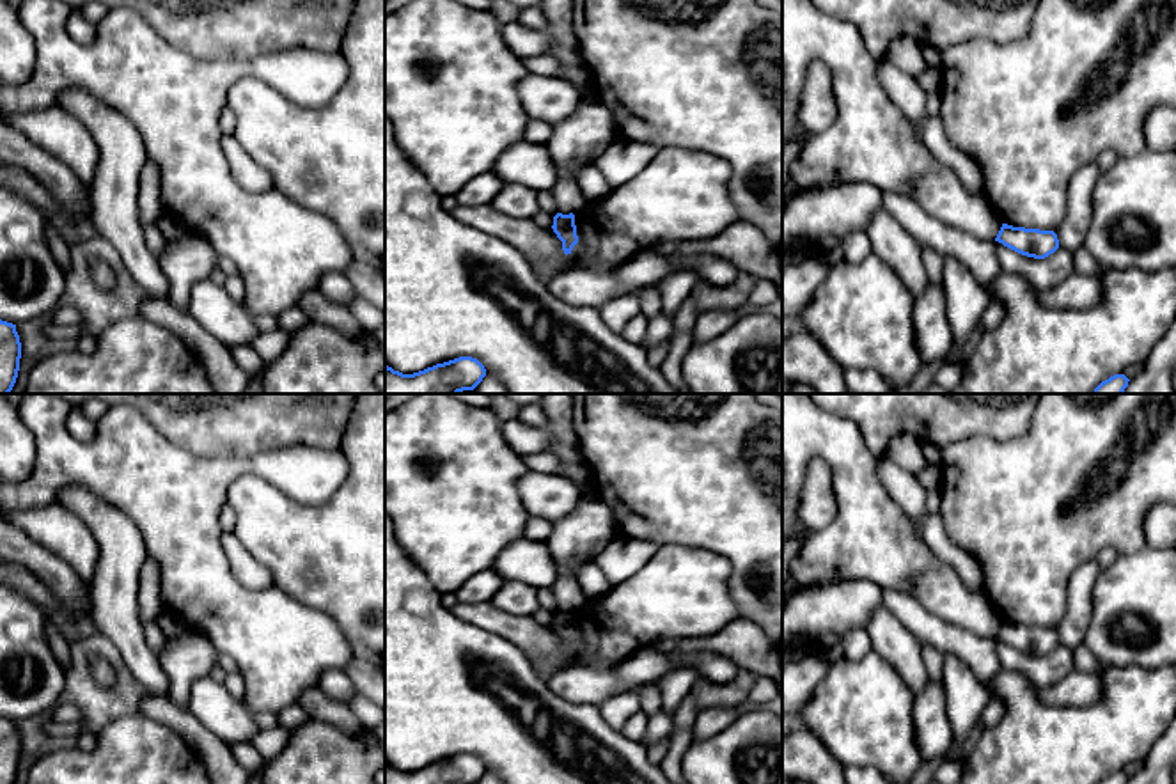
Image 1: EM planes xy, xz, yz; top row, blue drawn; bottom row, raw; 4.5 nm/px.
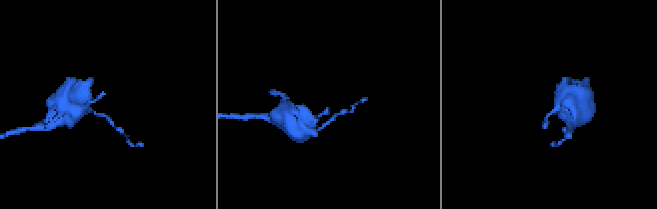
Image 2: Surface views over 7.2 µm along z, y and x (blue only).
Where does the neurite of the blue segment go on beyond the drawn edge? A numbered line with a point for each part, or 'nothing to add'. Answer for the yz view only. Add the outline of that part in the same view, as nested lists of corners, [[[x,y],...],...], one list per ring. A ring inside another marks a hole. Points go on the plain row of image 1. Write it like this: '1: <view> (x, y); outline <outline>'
nothing to add

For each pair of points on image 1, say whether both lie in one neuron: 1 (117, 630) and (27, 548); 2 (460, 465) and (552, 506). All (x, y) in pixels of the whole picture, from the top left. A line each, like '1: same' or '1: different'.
1: different
2: different

